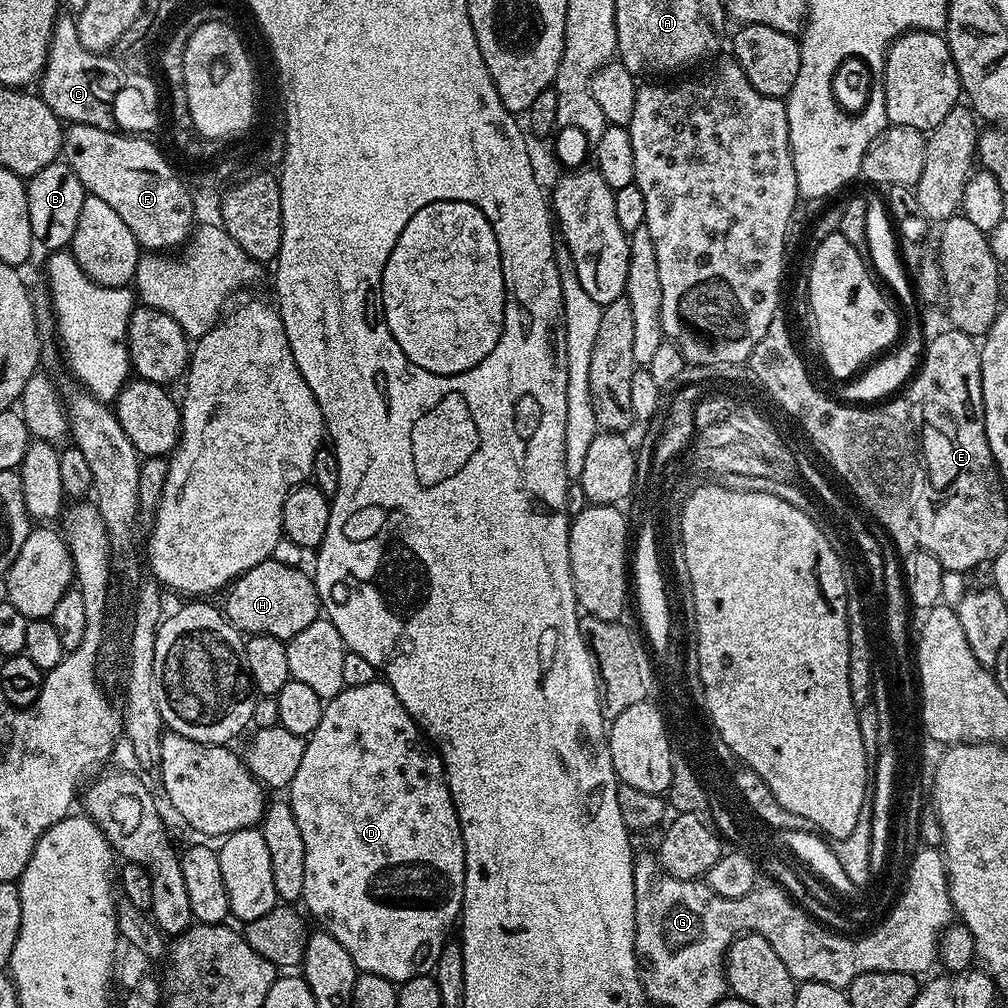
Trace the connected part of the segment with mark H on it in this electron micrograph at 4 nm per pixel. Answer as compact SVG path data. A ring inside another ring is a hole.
M276 559L263 560L237 578L227 589L228 597L222 603L222 611L228 623L242 634L266 634L287 642L302 634L310 622L317 620L322 609L315 579L309 573L307 576L302 569Z

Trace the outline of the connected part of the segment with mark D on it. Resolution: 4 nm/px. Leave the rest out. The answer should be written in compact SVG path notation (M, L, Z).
M383 679L366 682L366 686L345 686L334 699L325 703L318 730L307 737L305 754L299 763L298 772L286 789L286 799L292 807L294 822L298 822L298 831L302 834L302 843L306 845L306 882L302 904L308 907L307 915L317 920L323 931L329 932L350 954L354 966L360 972L378 974L393 982L403 982L415 976L429 975L442 954L444 945L457 923L460 909L464 906L464 839L460 829L460 819L456 807L452 804L452 795L448 789L448 779L444 776L444 764L440 754L426 739L420 727L410 718L410 714L398 702L398 694Z

